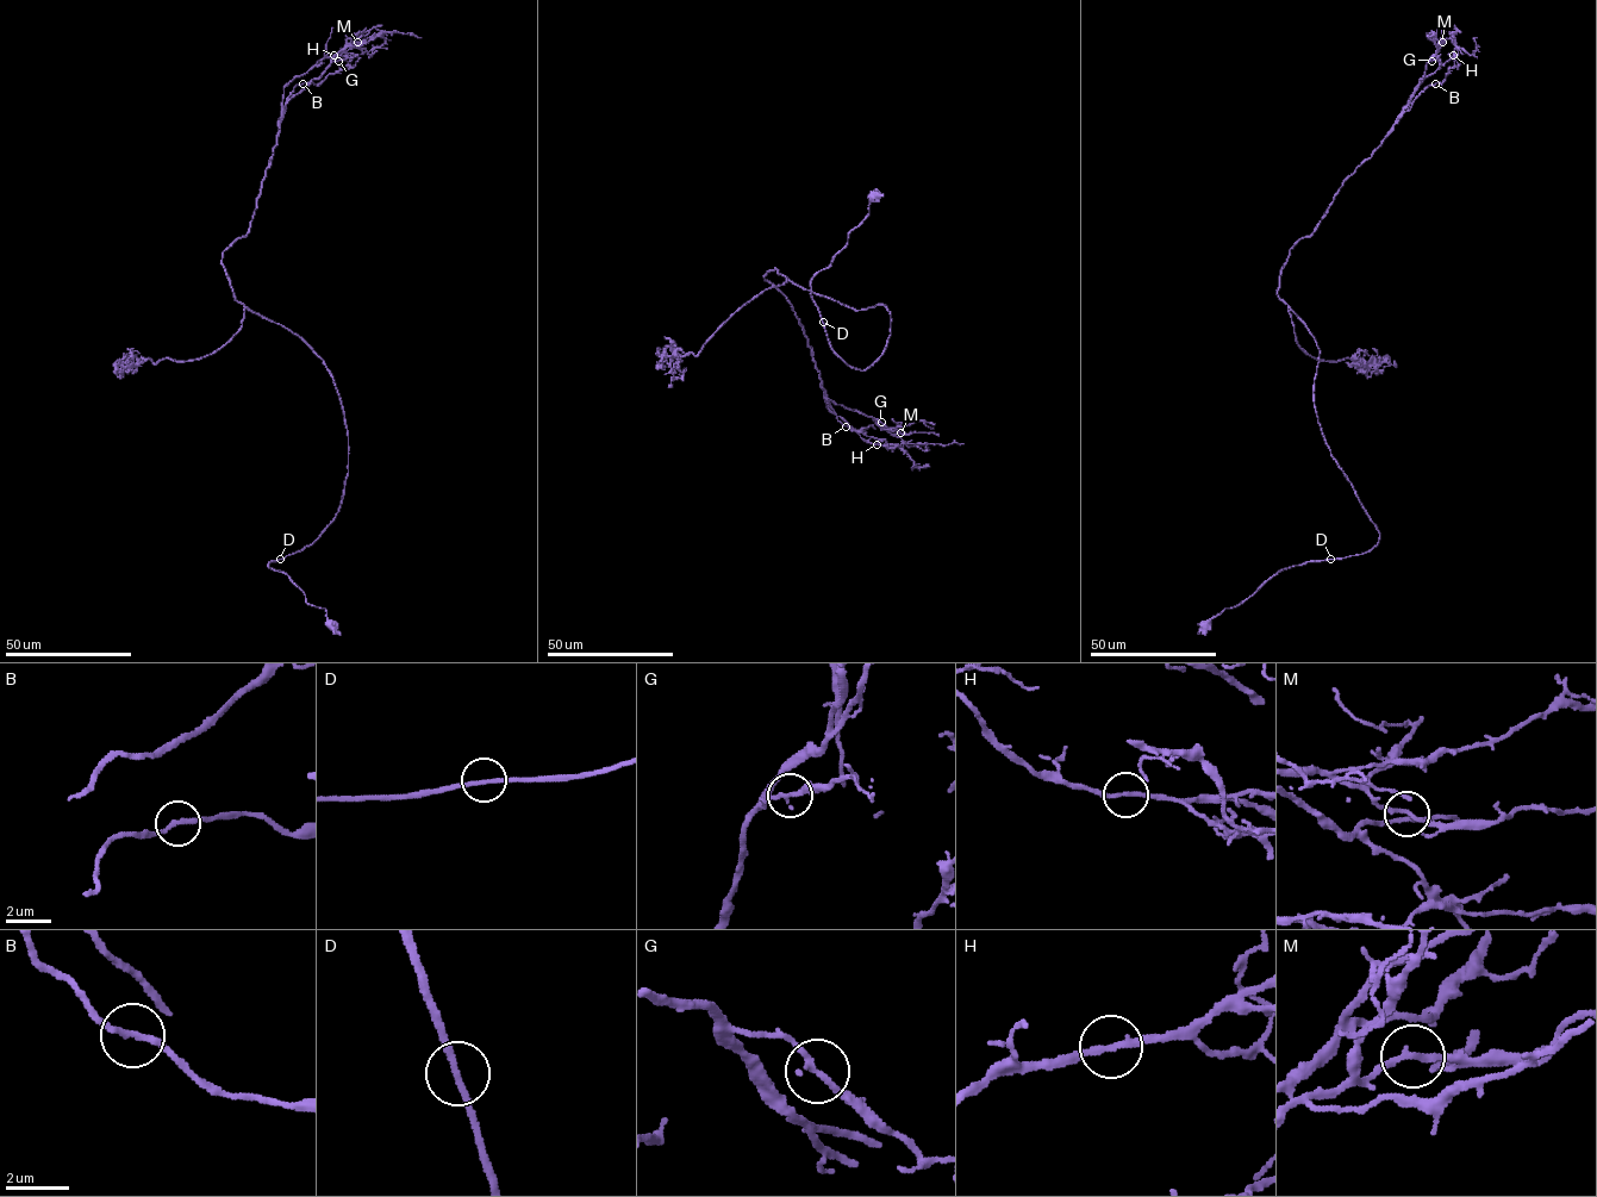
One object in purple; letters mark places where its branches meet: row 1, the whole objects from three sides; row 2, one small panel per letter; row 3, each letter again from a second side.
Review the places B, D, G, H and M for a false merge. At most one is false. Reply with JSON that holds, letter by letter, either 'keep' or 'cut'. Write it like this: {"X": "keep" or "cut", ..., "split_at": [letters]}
{"B": "keep", "D": "keep", "G": "keep", "H": "keep", "M": "keep", "split_at": []}

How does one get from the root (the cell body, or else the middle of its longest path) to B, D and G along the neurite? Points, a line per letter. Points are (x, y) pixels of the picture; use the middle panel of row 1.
B: (874, 195), (810, 282), (833, 350), (869, 367), (883, 304), (763, 276), (846, 426)
D: (874, 195), (868, 214), (849, 232), (847, 244), (810, 282), (811, 295), (823, 322)
G: (874, 195), (810, 282), (833, 350), (869, 367), (883, 304), (763, 279), (825, 397), (880, 422)

